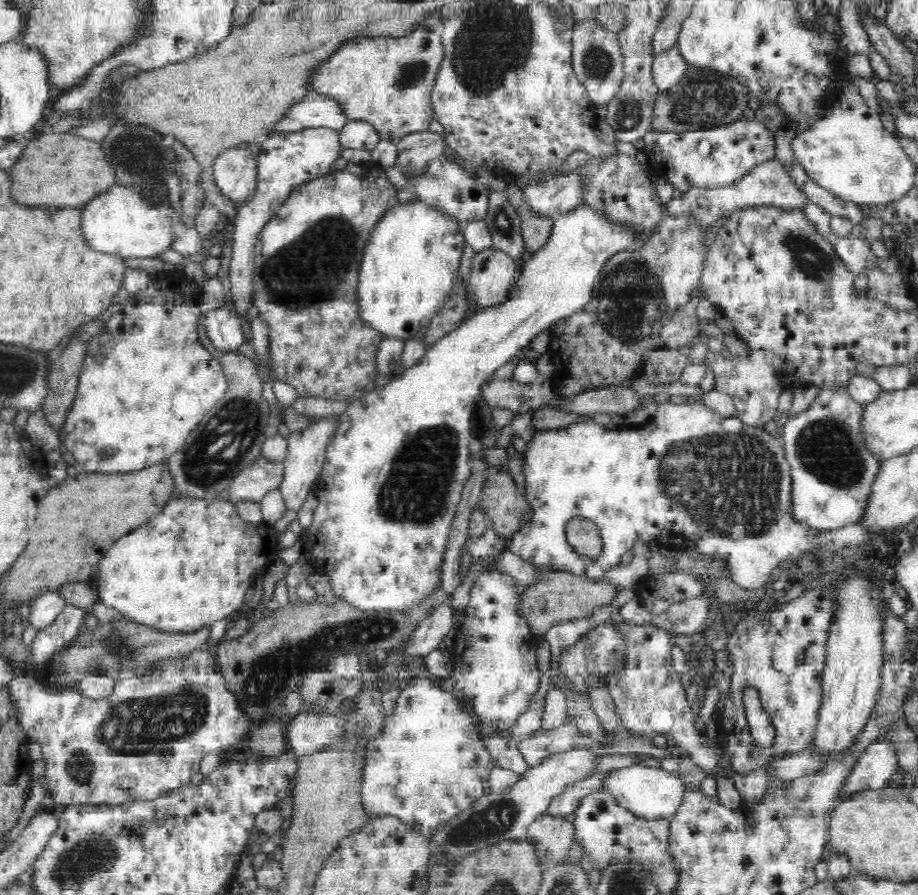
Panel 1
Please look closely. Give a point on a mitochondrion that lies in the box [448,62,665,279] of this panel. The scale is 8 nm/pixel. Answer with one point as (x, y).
(628, 115)

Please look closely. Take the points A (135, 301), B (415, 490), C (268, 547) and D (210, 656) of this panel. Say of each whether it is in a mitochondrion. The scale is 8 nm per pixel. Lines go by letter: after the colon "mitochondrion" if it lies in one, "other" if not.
A: other
B: mitochondrion
C: other
D: other

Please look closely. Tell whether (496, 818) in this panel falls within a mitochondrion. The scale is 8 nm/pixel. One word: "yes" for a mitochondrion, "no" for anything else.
yes

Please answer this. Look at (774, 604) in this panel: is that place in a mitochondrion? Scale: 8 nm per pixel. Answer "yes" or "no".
no

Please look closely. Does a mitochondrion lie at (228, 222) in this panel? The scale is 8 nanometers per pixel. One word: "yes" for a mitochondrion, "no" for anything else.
no

